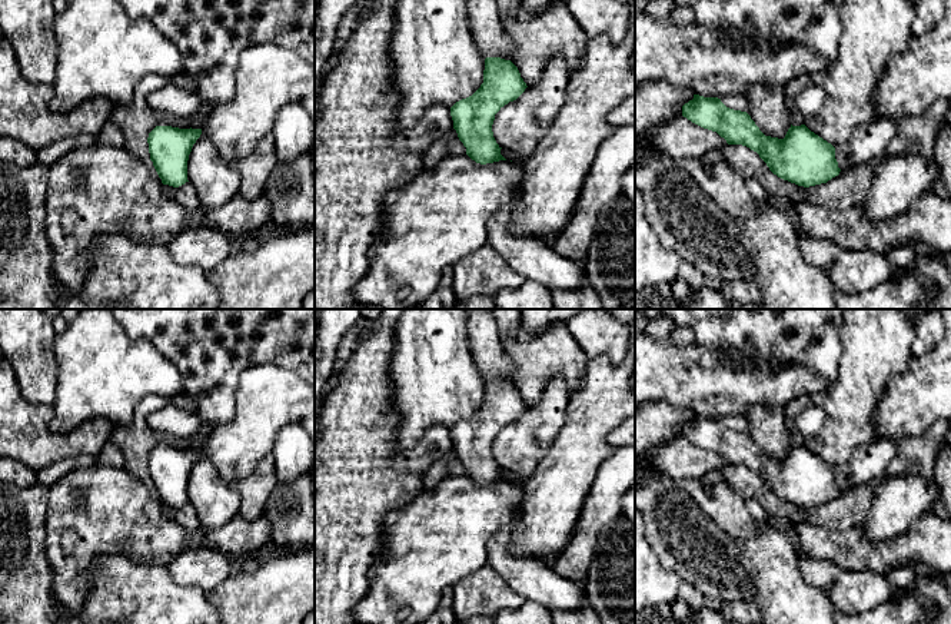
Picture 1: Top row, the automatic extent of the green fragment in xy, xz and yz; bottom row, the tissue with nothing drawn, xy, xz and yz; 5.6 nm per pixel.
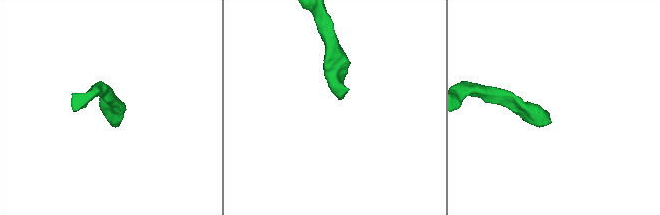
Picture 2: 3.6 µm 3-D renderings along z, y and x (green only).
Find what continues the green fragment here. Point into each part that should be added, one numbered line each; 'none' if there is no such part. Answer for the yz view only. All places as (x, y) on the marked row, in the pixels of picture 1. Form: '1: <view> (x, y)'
1: yz (870, 140)

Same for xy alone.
none

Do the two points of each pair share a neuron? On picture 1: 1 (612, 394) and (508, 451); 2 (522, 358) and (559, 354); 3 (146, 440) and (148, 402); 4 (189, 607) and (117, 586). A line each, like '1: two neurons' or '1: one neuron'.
1: two neurons
2: one neuron
3: one neuron
4: one neuron

